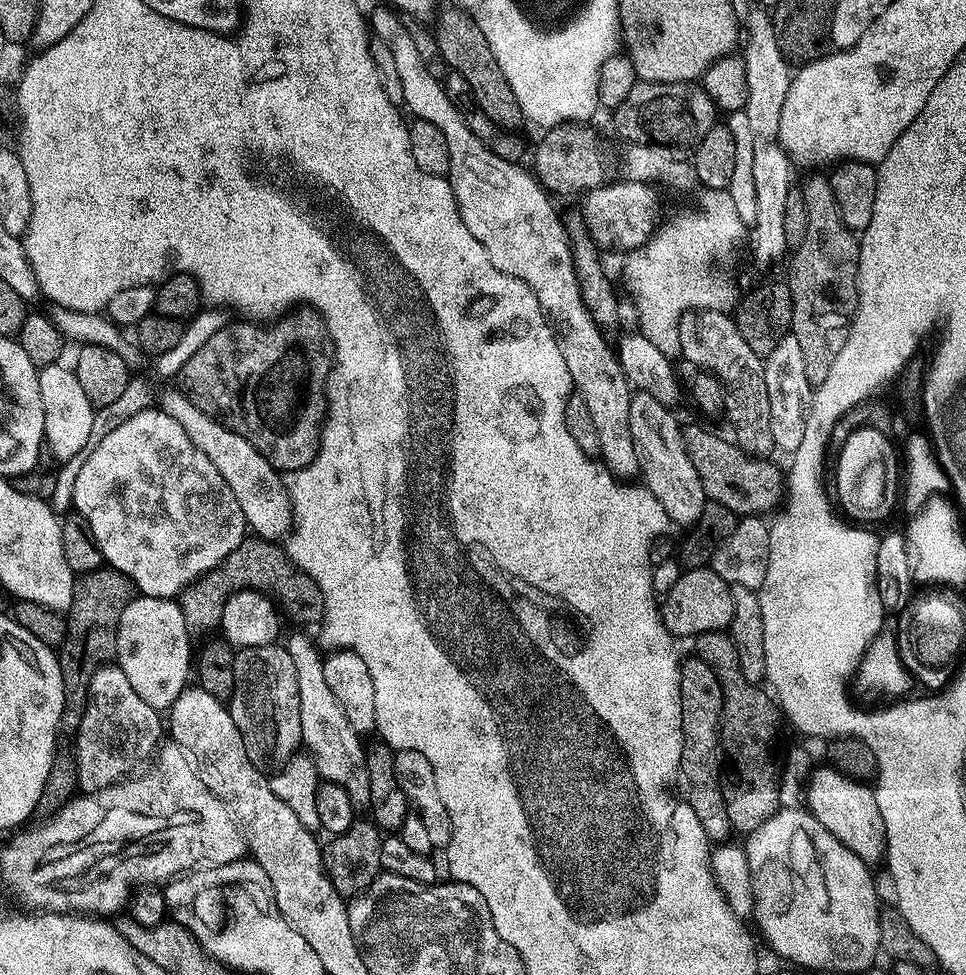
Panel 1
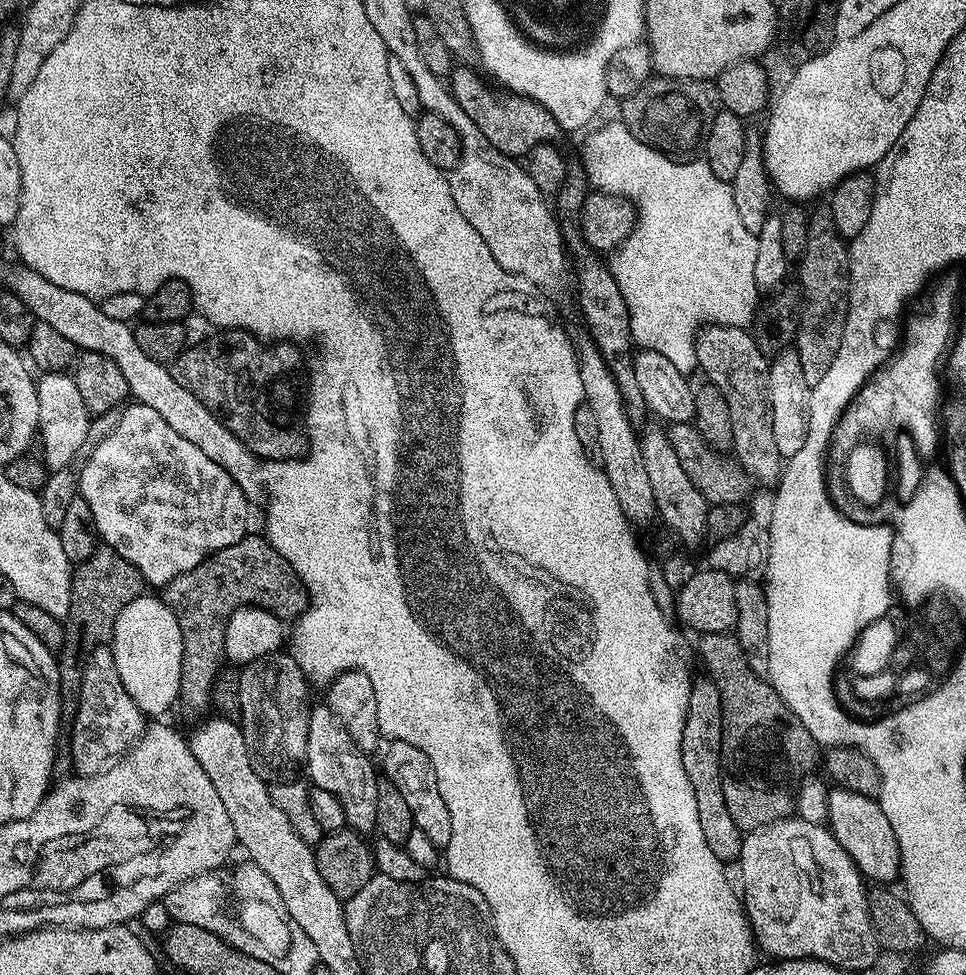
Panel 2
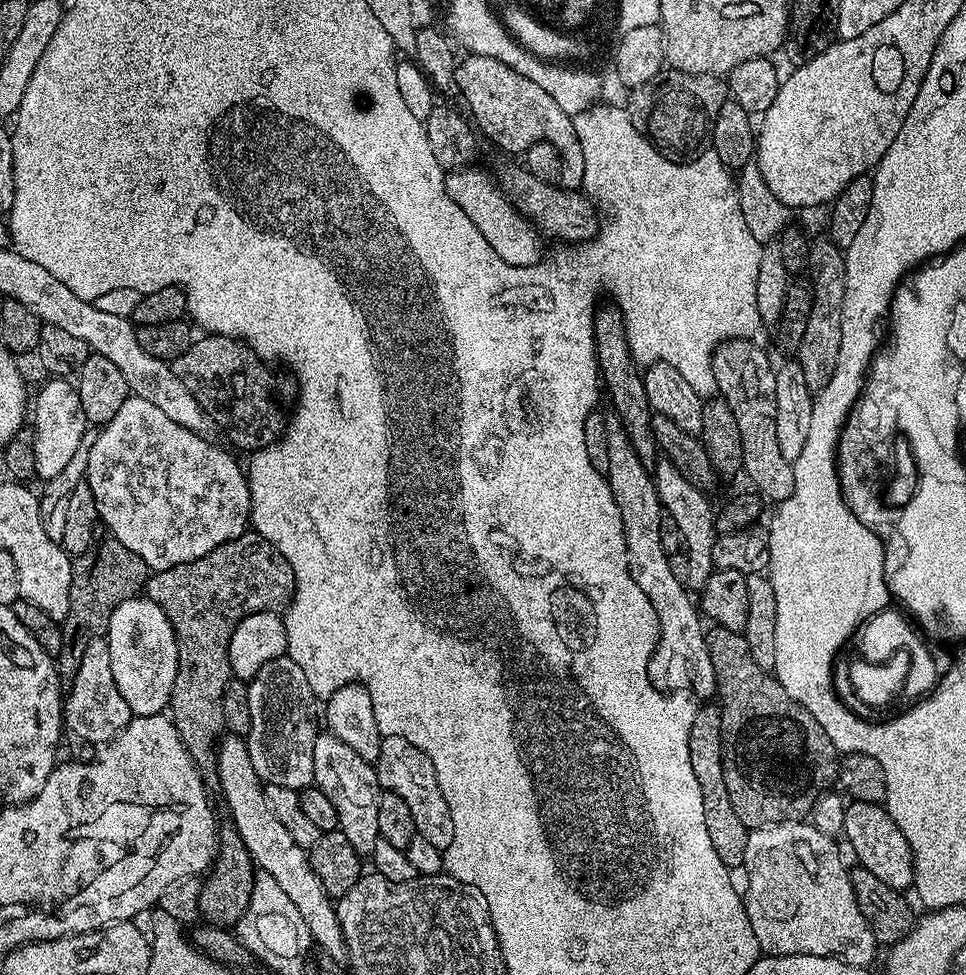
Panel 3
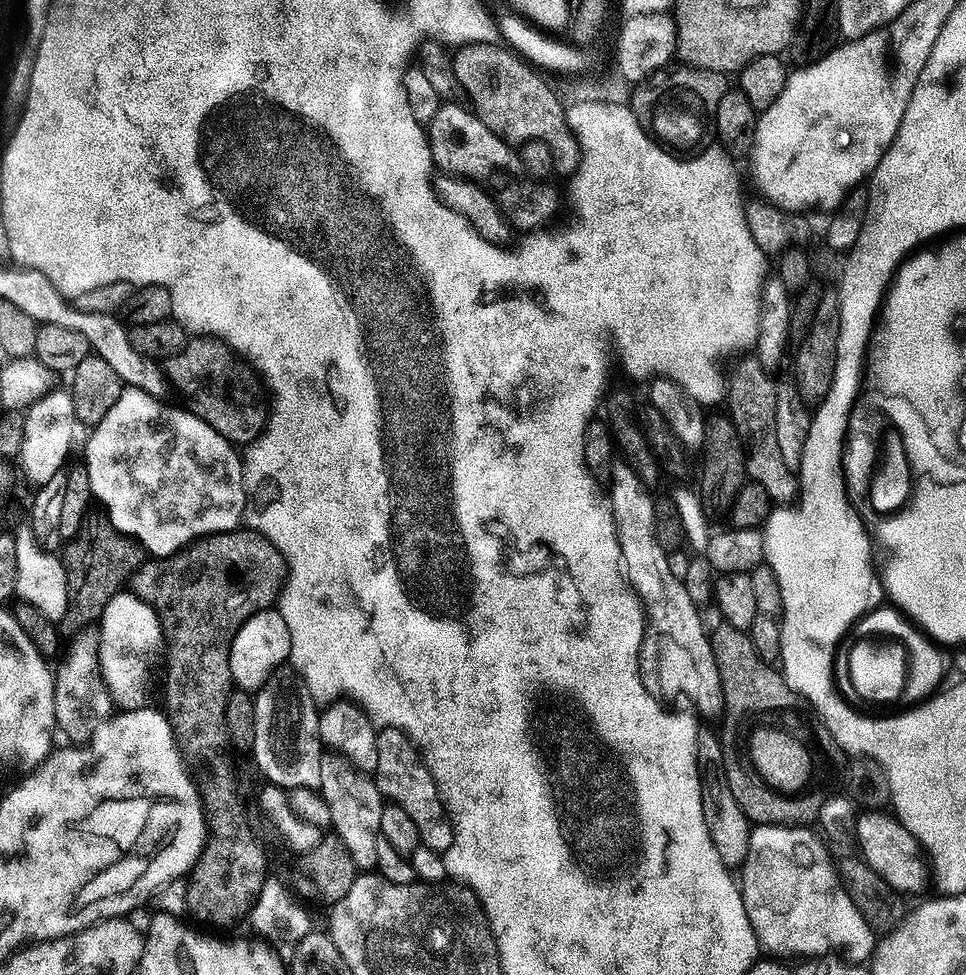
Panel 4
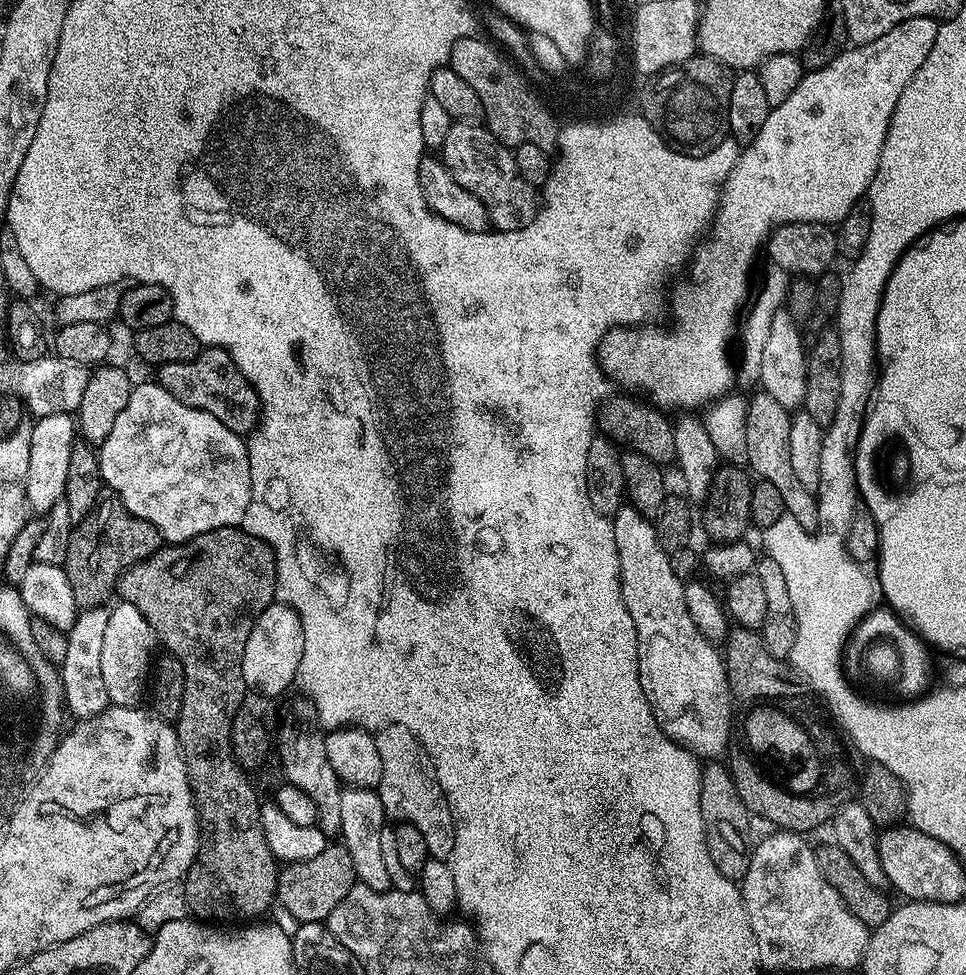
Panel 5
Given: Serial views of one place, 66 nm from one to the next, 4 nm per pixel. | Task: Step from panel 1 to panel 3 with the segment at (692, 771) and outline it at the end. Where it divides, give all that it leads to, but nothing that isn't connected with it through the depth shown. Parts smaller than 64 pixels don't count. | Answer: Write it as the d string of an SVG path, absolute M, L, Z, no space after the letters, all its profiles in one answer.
M708 702L697 707L696 717L690 726L690 766L694 766L694 778L698 778L698 787L702 789L702 802L706 814L706 830L710 834L710 843L722 858L729 870L736 870L746 858L746 842L750 829L734 814L730 806L730 794L726 791L723 778L723 742L720 740L720 710L715 703Z

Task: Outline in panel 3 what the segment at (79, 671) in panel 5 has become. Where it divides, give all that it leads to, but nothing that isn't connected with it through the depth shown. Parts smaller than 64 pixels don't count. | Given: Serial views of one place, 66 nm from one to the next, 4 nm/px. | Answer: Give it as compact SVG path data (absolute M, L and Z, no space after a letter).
M103 651L92 652L80 664L80 673L72 685L67 685L62 700L62 728L76 740L85 740L88 744L100 746L116 735L133 717L130 706L118 694L116 683L112 681L112 671L107 655Z

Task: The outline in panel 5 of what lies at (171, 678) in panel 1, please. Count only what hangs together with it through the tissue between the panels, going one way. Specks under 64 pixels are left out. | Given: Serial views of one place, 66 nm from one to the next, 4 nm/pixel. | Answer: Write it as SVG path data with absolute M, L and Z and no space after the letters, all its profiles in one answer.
M116 602L110 608L110 622L106 622L106 634L102 638L102 682L106 685L109 705L118 708L138 708L141 707L144 696L144 687L149 687L150 673L154 668L152 651L158 648L156 631L138 614L138 606Z

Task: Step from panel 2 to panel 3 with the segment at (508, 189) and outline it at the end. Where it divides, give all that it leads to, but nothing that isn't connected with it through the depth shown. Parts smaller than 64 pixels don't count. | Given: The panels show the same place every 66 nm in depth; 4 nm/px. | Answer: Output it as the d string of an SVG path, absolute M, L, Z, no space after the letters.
M476 166L449 171L445 175L444 185L446 194L450 194L458 210L462 210L462 214L466 214L466 218L470 218L474 226L478 226L478 234L486 238L486 242L492 247L494 254L498 254L498 258L519 268L527 268L535 261L532 259L540 252L540 240L536 237L537 229L526 217L521 216L501 185L499 188L486 173L479 172Z

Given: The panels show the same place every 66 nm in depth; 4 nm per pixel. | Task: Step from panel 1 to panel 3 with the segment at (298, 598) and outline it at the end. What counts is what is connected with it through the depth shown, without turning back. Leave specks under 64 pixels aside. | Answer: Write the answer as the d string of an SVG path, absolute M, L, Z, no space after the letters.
M248 530L243 536L236 536L224 544L209 547L203 554L193 556L178 566L170 566L161 572L152 572L149 577L148 584L146 580L146 595L158 606L162 606L162 614L166 614L170 622L178 648L170 719L178 730L186 750L200 769L200 775L205 781L212 782L217 779L214 749L226 732L222 698L233 679L230 666L230 638L238 622L242 622L242 618L259 612L276 612L291 601L292 594L296 591L294 570L290 570L290 562L286 562L286 558L282 558L282 554L278 554L278 550L274 550L274 546L266 542L266 538Z

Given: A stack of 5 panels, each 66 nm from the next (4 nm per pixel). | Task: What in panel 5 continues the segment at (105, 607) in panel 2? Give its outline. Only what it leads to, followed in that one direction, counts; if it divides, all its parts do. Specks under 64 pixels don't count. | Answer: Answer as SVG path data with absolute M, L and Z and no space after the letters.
M109 500L109 504L97 503L90 515L71 529L69 549L62 567L70 578L74 602L80 610L107 605L120 583L120 575L138 562L149 560L162 547L160 535L153 524L129 515L119 500Z

